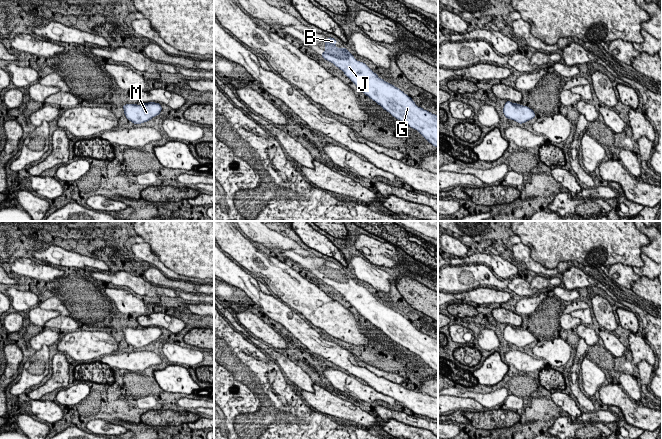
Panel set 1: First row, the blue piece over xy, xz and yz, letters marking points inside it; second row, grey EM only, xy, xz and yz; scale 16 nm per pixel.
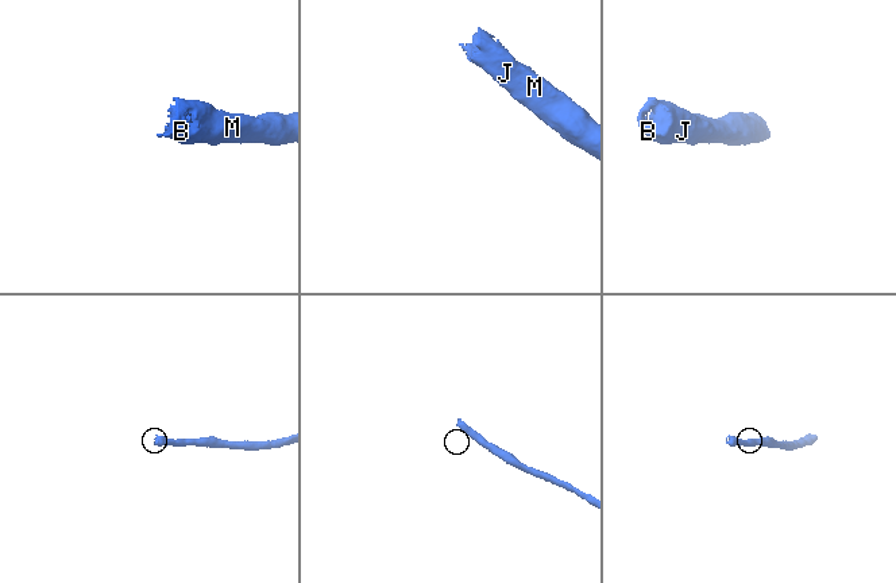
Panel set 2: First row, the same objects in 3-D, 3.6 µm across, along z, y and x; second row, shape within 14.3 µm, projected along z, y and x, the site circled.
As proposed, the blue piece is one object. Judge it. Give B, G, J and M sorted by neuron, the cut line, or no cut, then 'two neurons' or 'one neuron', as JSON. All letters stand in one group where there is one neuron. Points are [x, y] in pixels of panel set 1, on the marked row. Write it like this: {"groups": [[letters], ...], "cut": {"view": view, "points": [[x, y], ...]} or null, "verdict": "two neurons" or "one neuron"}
{"groups": [["B", "G", "J", "M"]], "cut": null, "verdict": "one neuron"}

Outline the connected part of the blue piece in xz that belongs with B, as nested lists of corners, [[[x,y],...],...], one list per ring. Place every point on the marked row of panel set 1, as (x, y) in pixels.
[[[329,37],[325,41],[325,51],[321,53],[321,56],[342,70],[366,96],[375,101],[393,117],[417,130],[429,143],[438,148],[438,116],[418,107],[411,97],[394,85],[379,78],[365,63],[357,61],[345,47],[338,48],[335,45],[337,42],[334,38]]]

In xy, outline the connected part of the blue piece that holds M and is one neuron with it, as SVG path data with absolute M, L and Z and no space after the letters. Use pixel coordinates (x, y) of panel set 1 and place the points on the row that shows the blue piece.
M148 102L141 105L125 104L123 105L126 118L135 125L151 120L160 114L162 106L160 103Z

